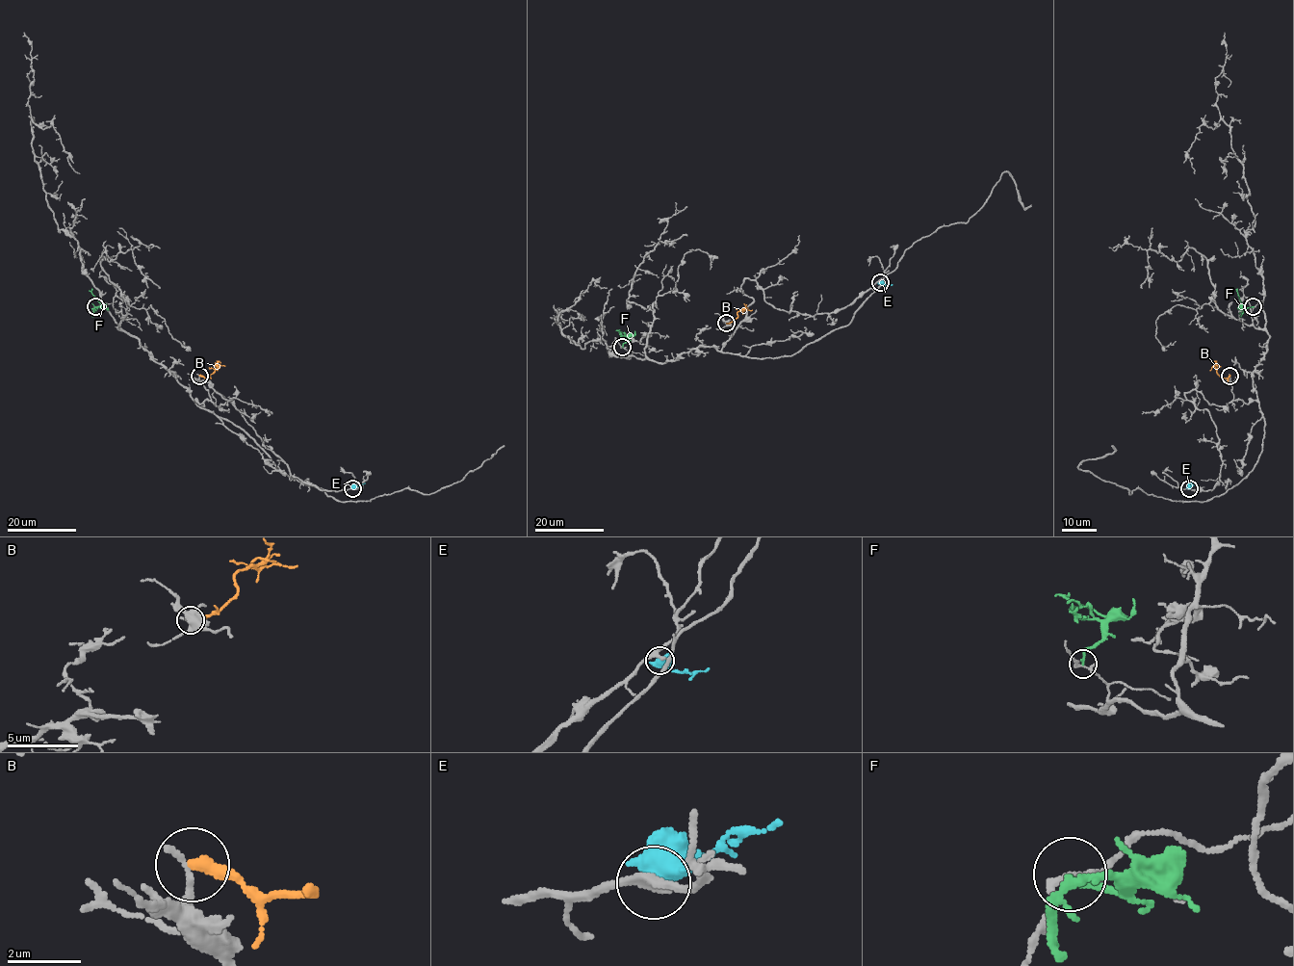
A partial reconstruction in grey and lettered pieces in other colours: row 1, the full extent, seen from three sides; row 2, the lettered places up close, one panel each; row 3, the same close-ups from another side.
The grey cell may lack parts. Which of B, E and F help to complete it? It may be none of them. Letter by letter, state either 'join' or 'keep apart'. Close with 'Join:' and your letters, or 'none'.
B: keep apart
E: keep apart
F: keep apart
Join: none

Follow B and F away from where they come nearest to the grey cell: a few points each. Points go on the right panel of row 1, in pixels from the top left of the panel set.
B: (1229, 376), (1222, 378), (1216, 365)
F: (1253, 306), (1242, 305), (1235, 289)

